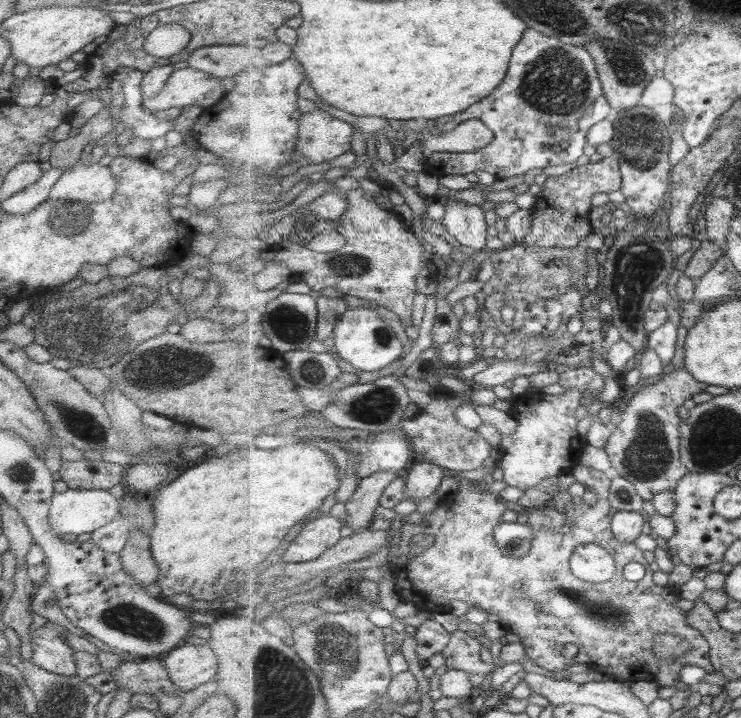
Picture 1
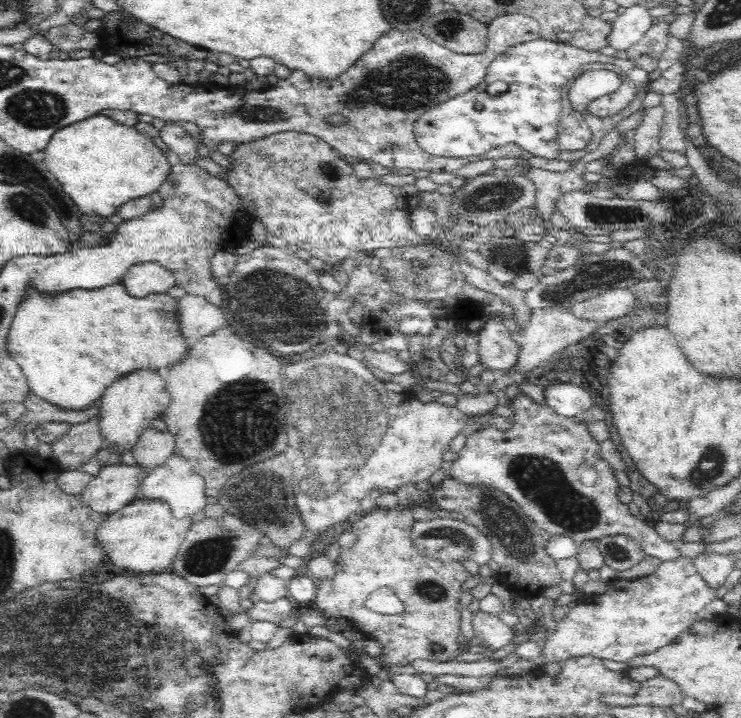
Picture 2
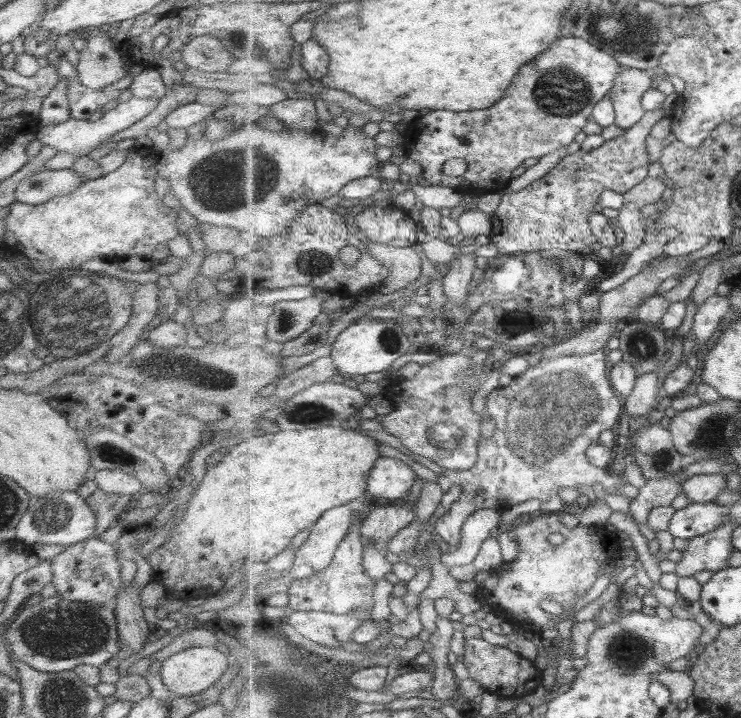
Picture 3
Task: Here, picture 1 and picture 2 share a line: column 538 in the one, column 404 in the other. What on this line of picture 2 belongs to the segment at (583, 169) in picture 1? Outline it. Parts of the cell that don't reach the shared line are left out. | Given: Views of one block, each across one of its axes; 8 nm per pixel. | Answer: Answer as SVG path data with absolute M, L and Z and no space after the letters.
M294 131L276 133L250 144L234 145L229 158L232 168L226 169L225 182L243 202L254 204L256 216L264 222L267 232L286 240L289 247L308 250L325 263L345 262L358 250L396 248L422 242L410 228L407 219L409 196L401 191L401 187L384 184L376 175L360 180L352 164L320 138Z

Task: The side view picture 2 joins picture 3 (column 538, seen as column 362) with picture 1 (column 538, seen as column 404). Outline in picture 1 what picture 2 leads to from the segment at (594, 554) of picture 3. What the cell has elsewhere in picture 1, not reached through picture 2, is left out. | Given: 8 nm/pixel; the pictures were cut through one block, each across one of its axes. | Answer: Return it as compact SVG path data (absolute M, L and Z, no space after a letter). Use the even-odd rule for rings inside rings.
M579 464L571 472L577 482L584 484L587 490L596 495L594 504L588 506L585 502L568 502L565 512L557 512L552 505L530 510L527 524L533 528L533 549L521 558L514 560L503 555L503 552L495 544L493 530L502 524L501 516L508 510L508 504L499 496L492 496L481 490L478 483L461 482L457 494L447 494L444 501L439 496L437 506L429 516L426 516L420 524L405 523L400 532L400 543L397 556L393 556L394 584L399 598L410 601L421 611L431 613L443 613L448 611L453 600L464 601L470 607L481 607L488 613L499 616L499 623L506 631L518 635L529 659L537 664L541 671L563 672L573 664L587 664L594 673L607 674L612 672L615 680L637 682L637 680L654 680L662 686L676 686L681 680L681 668L687 665L700 666L709 674L714 674L714 666L710 659L711 648L709 642L703 638L698 628L687 624L688 614L679 608L679 589L665 586L657 586L653 580L653 570L649 562L645 560L643 550L634 543L619 543L615 539L612 530L612 521L616 511L609 502L611 478L600 470ZM419 534L431 534L435 536L435 545L431 550L419 555L413 555L411 544L413 538ZM596 543L605 548L615 558L618 570L615 577L607 583L591 583L575 577L570 561L579 545ZM631 562L640 563L646 569L643 580L629 582L623 576L623 568ZM399 569L399 570L398 570ZM515 584L523 584L523 589L513 589ZM657 636L679 636L687 640L693 649L689 651L686 659L678 661L659 661L655 655ZM565 644L573 644L578 648L575 658L565 658L561 654Z

